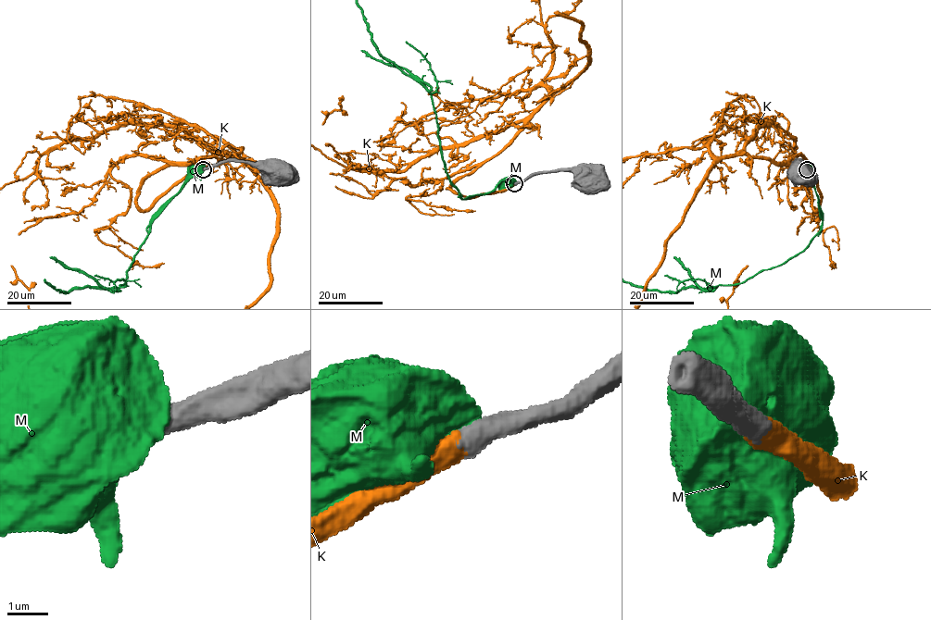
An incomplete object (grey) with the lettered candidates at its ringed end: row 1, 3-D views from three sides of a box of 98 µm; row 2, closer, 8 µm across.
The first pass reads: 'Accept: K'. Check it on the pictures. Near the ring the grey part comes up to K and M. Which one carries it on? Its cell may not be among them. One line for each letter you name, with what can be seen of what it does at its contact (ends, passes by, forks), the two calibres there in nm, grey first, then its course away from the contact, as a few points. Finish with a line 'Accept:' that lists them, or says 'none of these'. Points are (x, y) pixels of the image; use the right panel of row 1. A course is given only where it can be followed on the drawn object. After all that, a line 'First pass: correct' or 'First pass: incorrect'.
K: It ends there. Thickness 550 nm (grey) against 550 nm
Accept: K
First pass: correct

